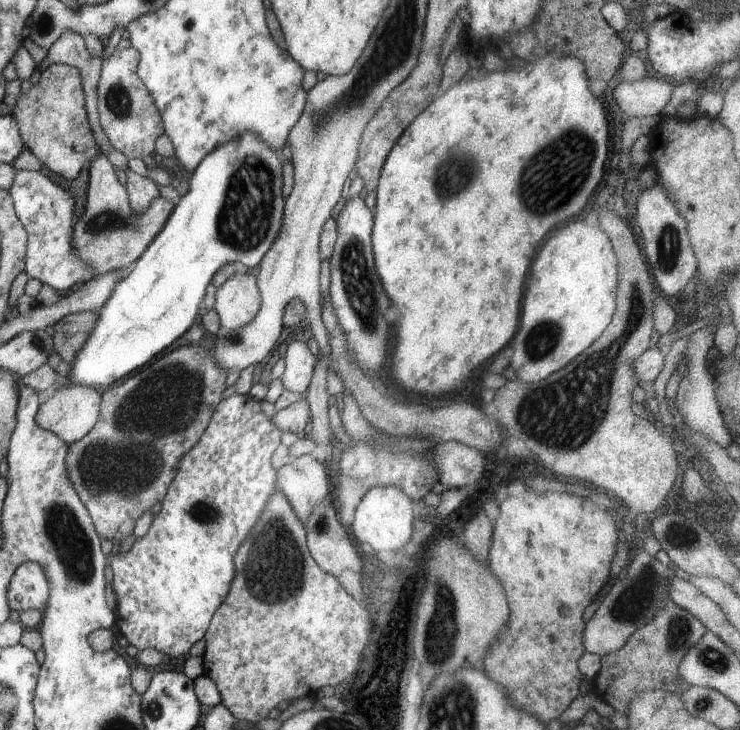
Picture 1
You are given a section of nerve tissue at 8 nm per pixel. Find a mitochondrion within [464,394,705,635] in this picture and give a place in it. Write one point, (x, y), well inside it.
(637, 599)

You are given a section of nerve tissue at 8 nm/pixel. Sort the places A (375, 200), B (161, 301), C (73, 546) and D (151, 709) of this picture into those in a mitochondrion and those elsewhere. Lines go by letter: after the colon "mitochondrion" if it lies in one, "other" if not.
A: other
B: other
C: mitochondrion
D: mitochondrion

